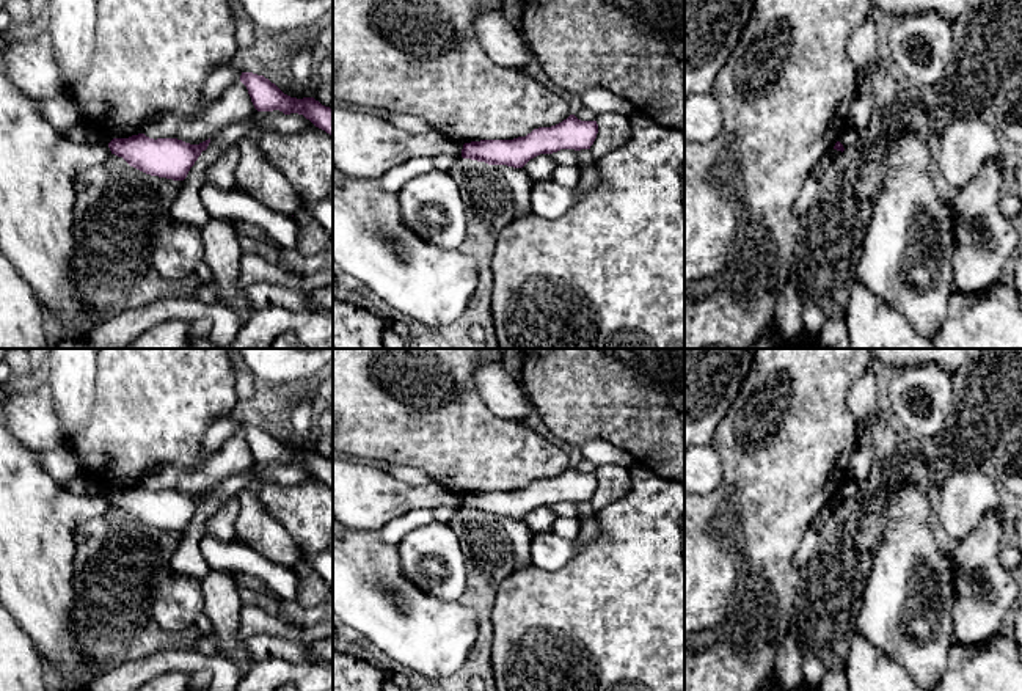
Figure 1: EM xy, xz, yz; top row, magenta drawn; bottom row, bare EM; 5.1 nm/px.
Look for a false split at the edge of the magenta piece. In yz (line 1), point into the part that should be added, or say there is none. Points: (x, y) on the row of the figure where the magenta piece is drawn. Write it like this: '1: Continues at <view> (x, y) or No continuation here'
1: No continuation here

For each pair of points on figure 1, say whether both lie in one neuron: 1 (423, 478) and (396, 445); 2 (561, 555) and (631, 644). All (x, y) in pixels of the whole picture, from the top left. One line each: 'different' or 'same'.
1: different
2: different

